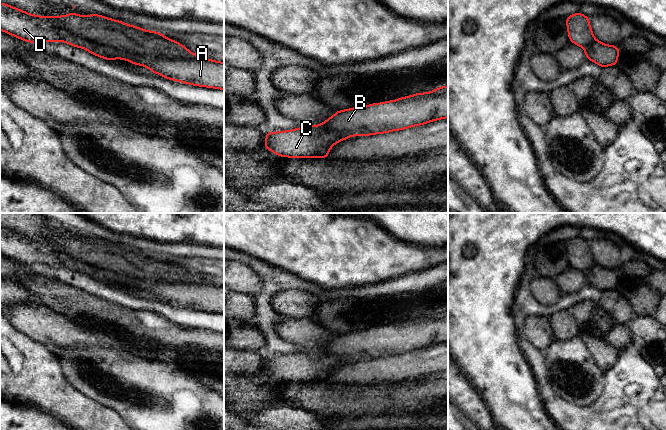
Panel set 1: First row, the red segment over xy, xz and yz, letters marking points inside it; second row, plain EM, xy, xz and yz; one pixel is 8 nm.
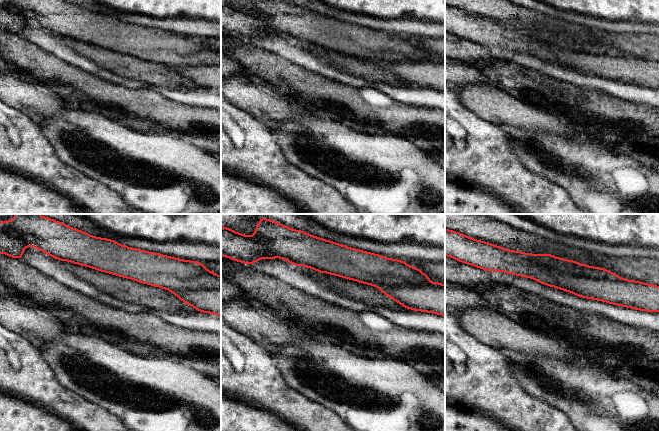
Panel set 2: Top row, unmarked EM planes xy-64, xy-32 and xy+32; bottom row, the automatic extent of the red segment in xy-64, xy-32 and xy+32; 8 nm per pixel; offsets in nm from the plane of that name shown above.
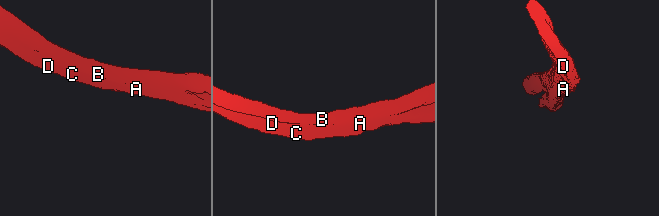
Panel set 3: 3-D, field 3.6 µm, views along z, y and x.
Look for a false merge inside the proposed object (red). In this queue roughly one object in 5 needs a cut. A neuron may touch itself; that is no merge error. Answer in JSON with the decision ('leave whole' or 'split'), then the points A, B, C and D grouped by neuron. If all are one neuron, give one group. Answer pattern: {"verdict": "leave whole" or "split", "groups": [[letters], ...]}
{"verdict": "split", "groups": [["A", "C", "D"], ["B"]]}

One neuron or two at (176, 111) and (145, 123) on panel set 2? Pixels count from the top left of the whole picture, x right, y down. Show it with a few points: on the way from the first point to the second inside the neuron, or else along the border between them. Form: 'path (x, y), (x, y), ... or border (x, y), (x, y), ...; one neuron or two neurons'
border (128, 114), (149, 117), (173, 129); two neurons

